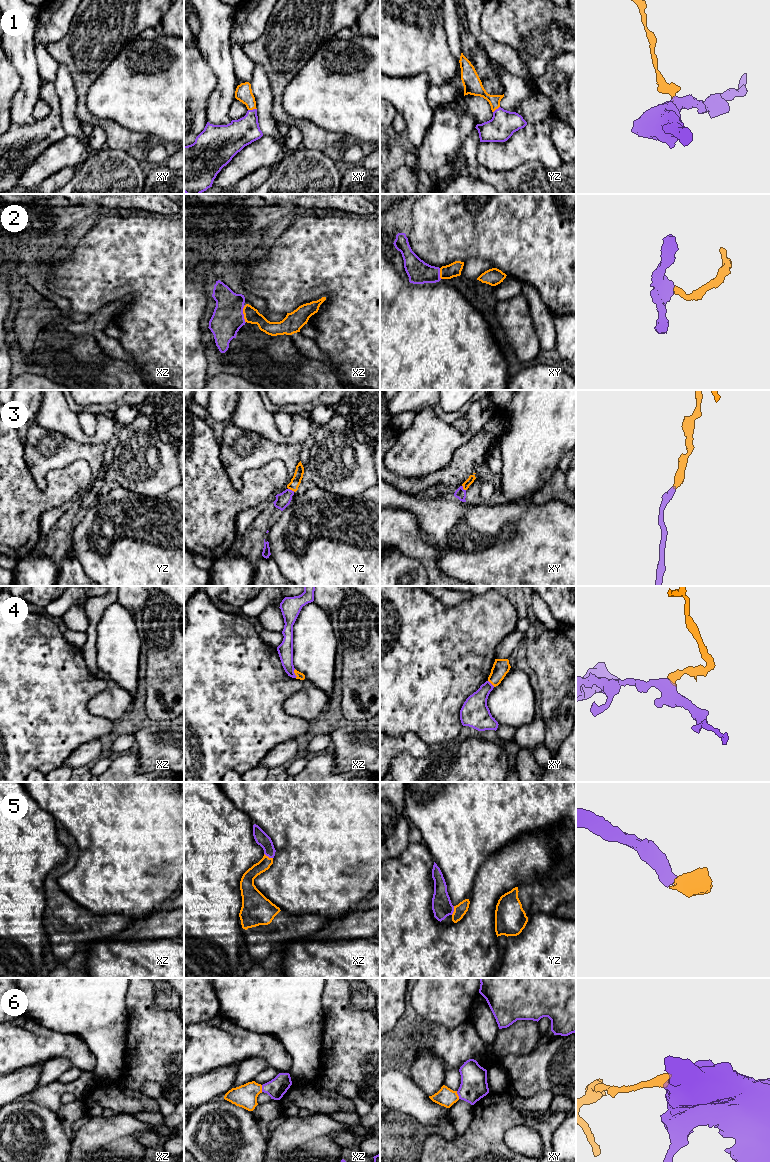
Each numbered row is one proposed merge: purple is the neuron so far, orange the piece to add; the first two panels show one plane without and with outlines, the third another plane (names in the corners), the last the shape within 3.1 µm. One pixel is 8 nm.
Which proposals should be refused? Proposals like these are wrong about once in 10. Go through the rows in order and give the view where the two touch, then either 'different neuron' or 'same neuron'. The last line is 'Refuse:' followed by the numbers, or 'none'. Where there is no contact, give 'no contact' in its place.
1: xy | same neuron
2: xz | same neuron
3: yz | same neuron
4: xz | same neuron
5: xz | same neuron
6: xy | same neuron
Refuse: none

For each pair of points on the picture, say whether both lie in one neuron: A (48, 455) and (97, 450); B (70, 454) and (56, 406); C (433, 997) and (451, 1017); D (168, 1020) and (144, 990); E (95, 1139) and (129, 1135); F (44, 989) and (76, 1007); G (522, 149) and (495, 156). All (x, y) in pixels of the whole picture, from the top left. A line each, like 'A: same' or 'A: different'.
A: same
B: different
C: same
D: same
E: same
F: same
G: same

